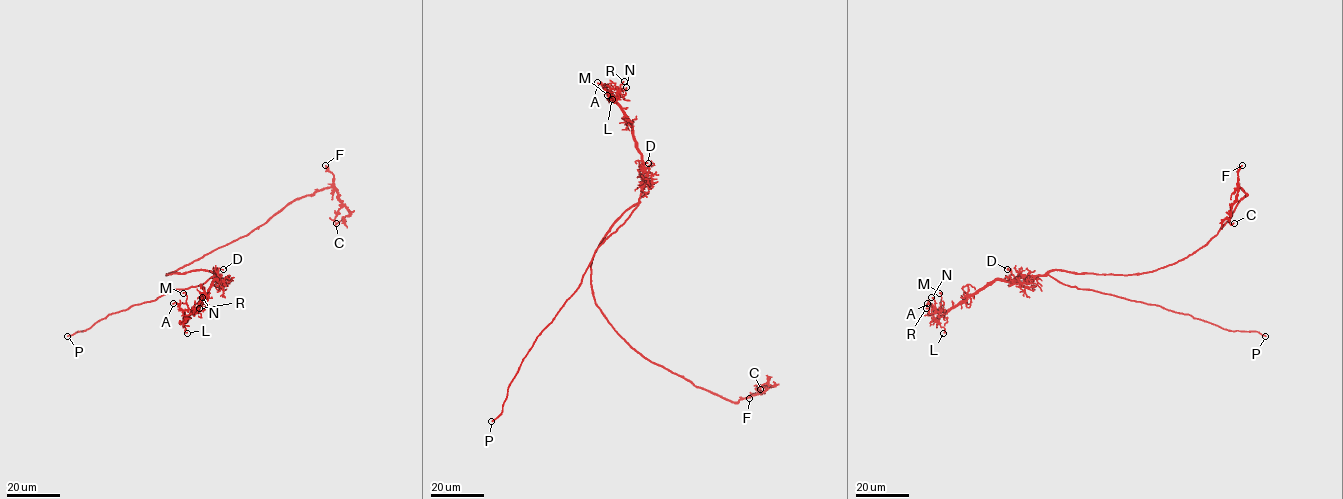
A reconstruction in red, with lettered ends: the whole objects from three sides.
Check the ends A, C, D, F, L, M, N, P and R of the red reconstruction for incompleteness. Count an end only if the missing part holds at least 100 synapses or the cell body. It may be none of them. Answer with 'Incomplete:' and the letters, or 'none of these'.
Incomplete: P

